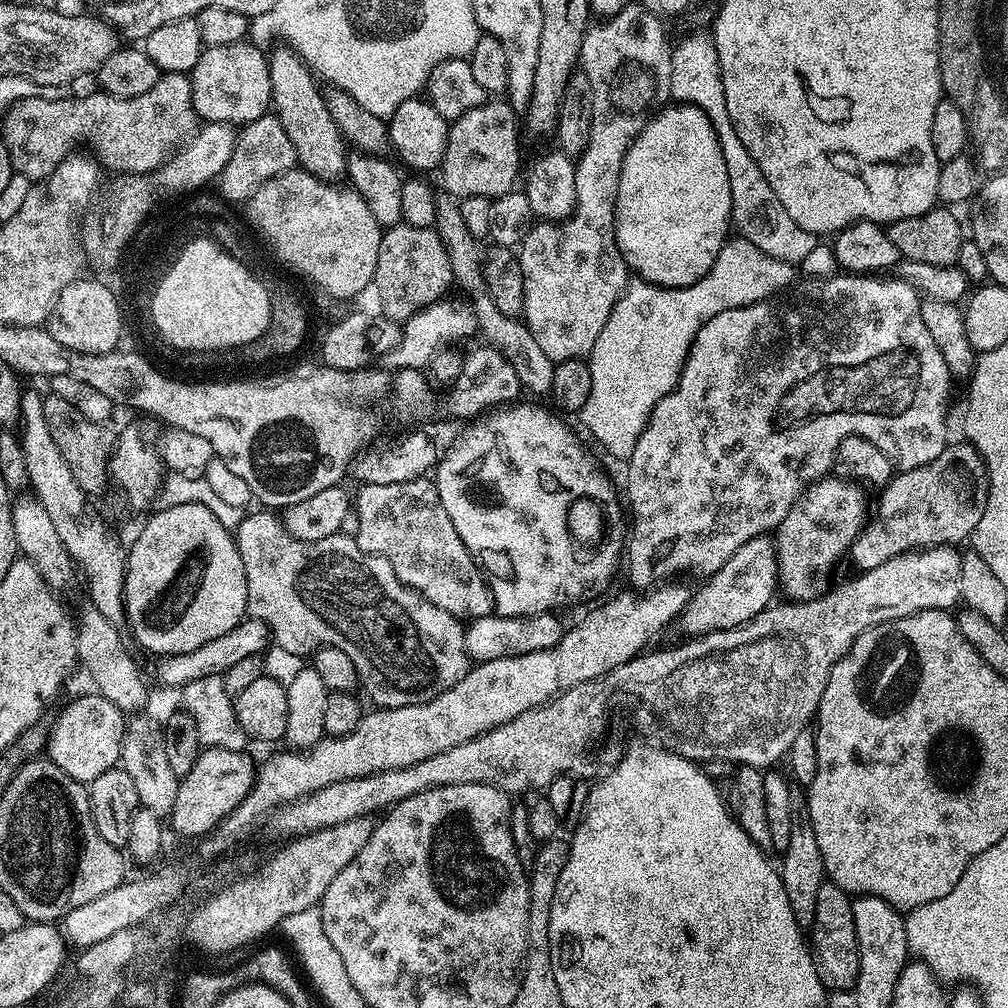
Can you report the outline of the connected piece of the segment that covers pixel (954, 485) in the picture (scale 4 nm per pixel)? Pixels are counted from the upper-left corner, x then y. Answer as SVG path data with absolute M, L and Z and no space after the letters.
M949 443L944 452L926 466L905 468L897 471L887 484L883 485L880 501L874 504L874 511L865 523L860 536L852 543L850 560L857 564L857 569L867 570L882 566L890 558L904 552L914 552L922 548L935 548L937 544L959 545L959 540L967 541L982 518L982 500L976 497L976 475L981 475L982 461L979 453L971 444Z

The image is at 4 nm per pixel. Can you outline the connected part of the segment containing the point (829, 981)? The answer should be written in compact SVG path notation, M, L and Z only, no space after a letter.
M826 882L818 890L814 922L810 929L810 951L814 966L818 970L818 978L824 983L825 989L834 992L855 989L860 965L858 934L854 930L852 900L849 893L842 891L837 884Z

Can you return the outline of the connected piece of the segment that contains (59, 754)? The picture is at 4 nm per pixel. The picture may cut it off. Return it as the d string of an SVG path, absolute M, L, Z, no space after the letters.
M102 694L80 696L69 702L46 736L46 756L58 770L70 774L79 784L89 785L98 774L120 762L126 713Z

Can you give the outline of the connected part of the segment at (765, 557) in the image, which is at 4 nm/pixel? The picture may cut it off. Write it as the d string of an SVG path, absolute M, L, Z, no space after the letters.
M765 534L750 538L730 558L715 569L716 572L700 589L691 593L683 612L678 617L681 624L692 638L705 636L707 632L726 630L742 626L773 603L778 592L776 578L776 546L771 535Z

